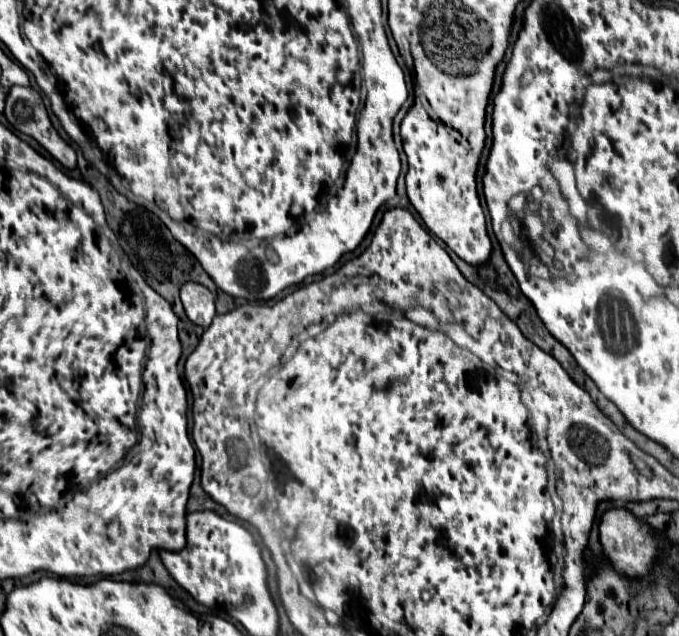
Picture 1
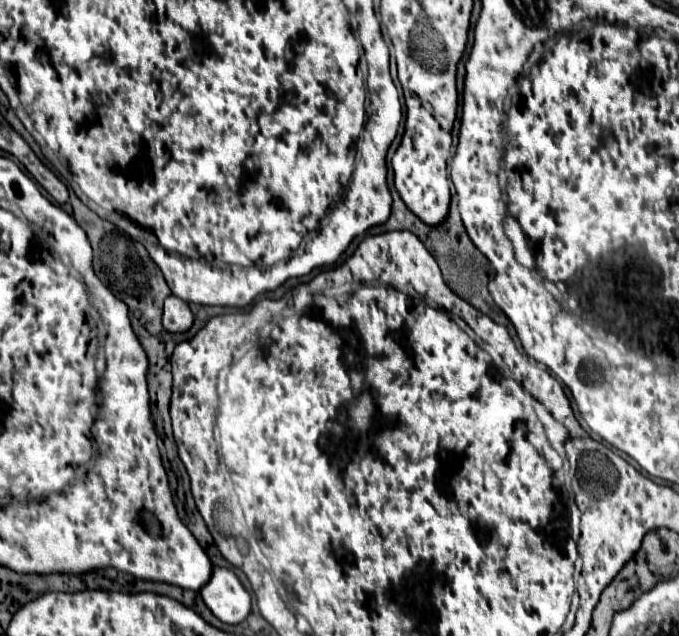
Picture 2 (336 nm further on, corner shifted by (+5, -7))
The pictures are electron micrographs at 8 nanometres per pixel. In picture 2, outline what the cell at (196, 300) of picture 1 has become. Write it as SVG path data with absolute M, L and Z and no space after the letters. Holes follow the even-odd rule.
M170 295L164 299L162 323L164 323L164 329L168 329L170 333L180 333L180 331L188 331L192 327L194 315L186 301Z

